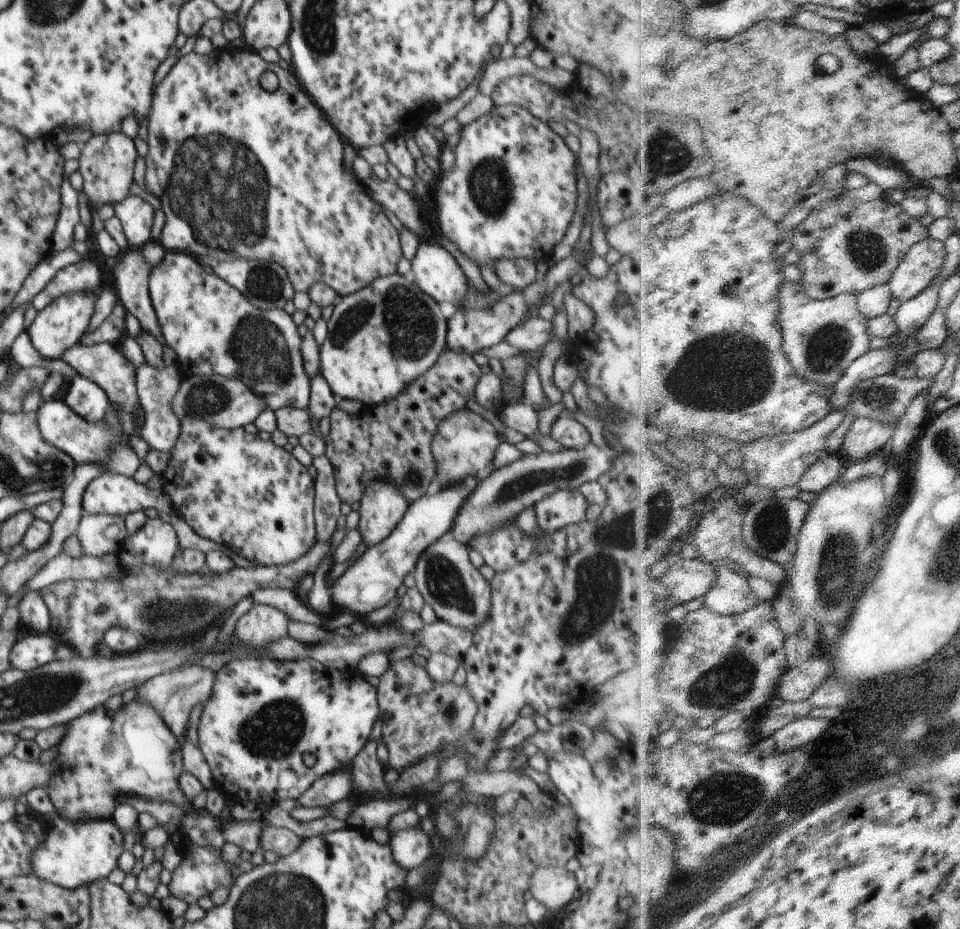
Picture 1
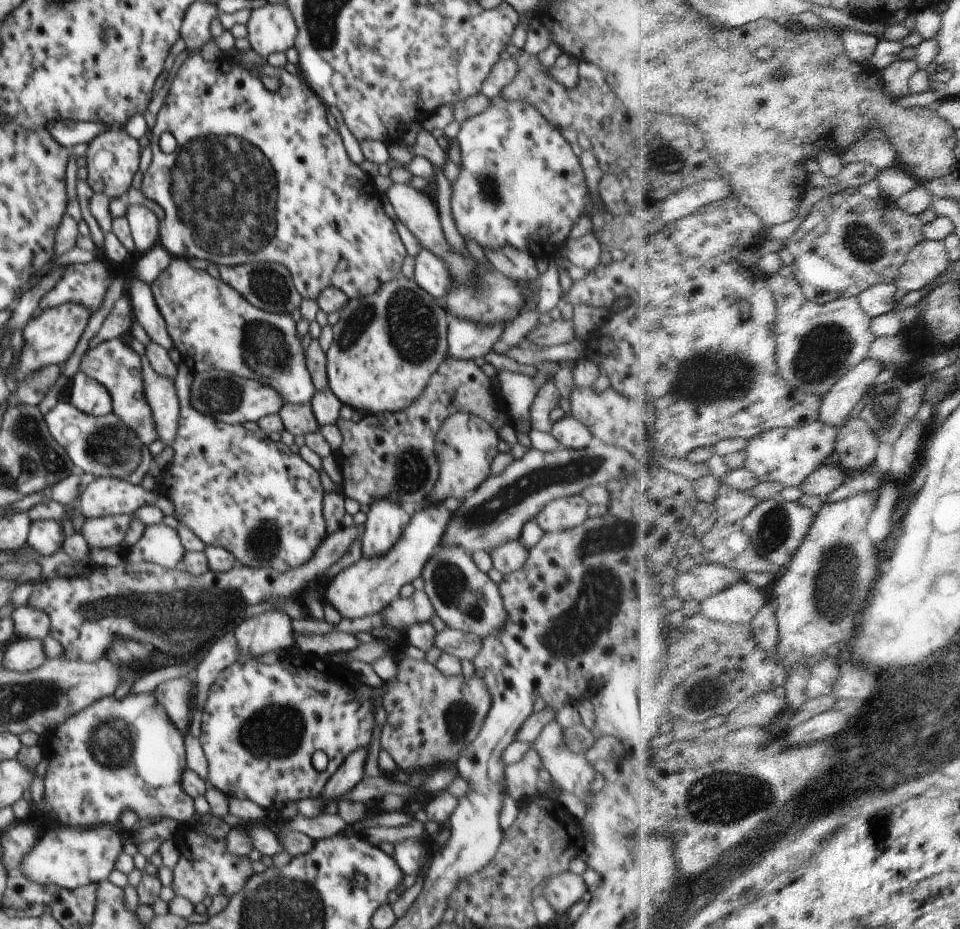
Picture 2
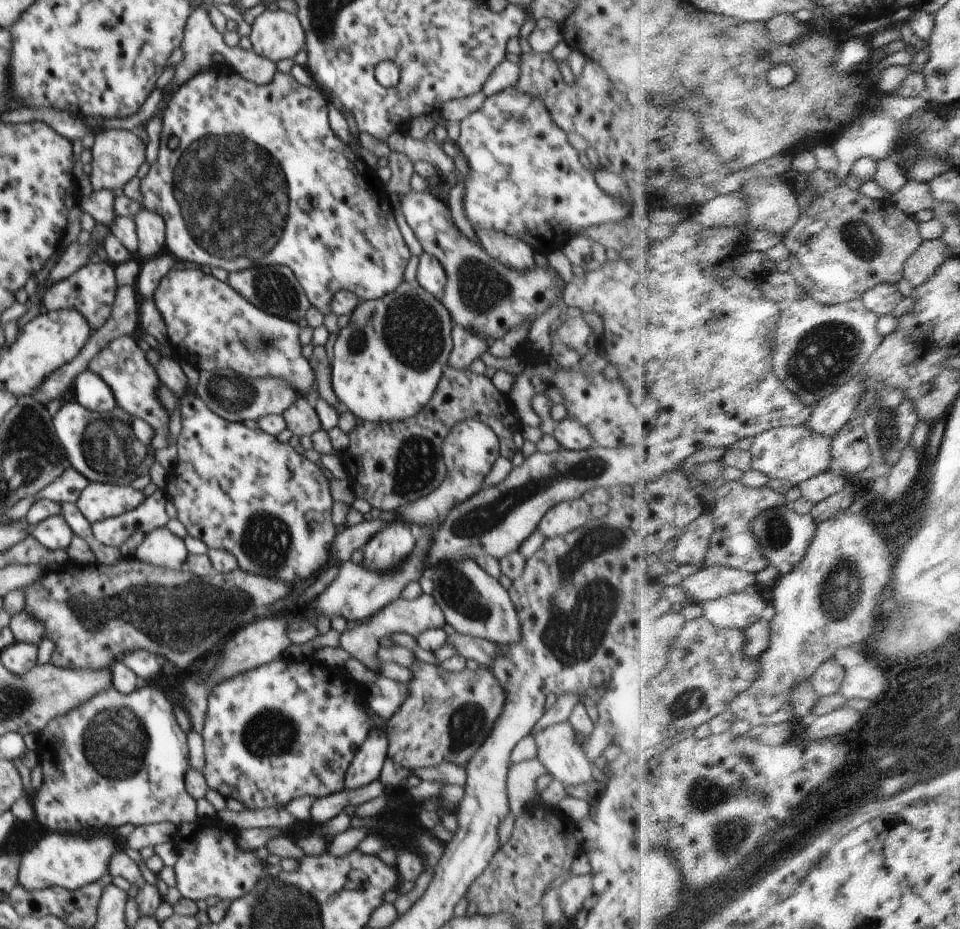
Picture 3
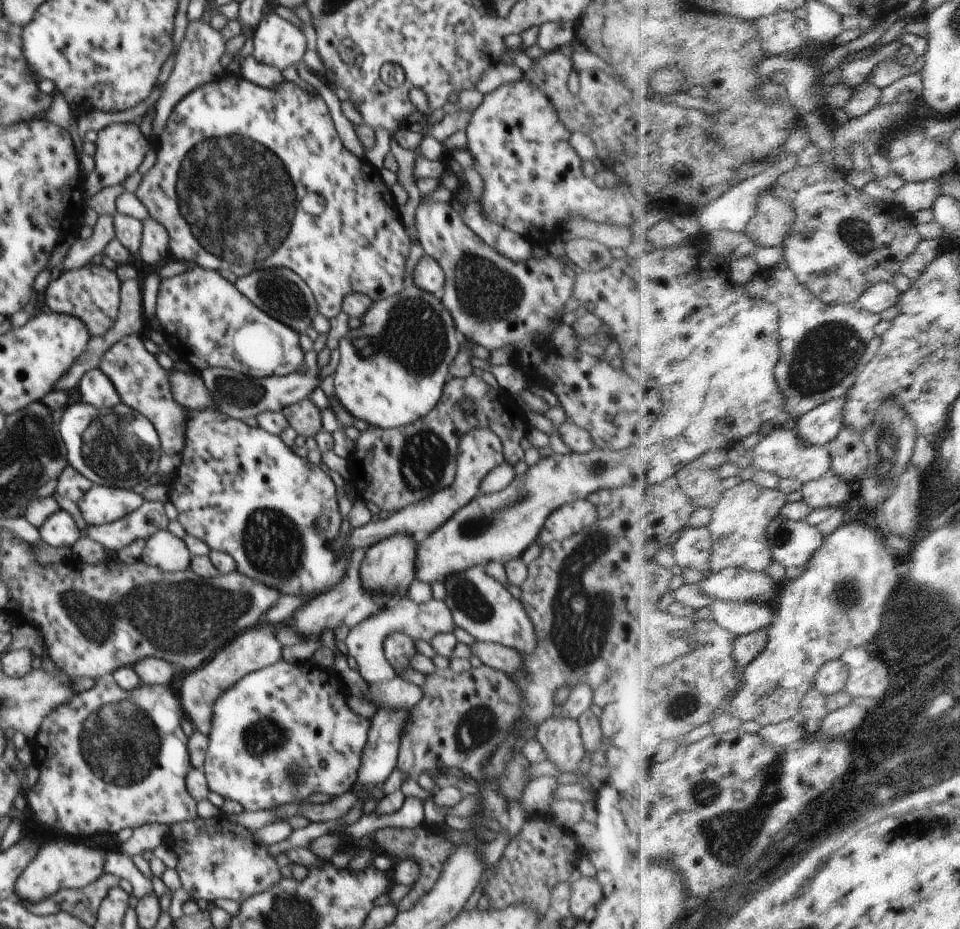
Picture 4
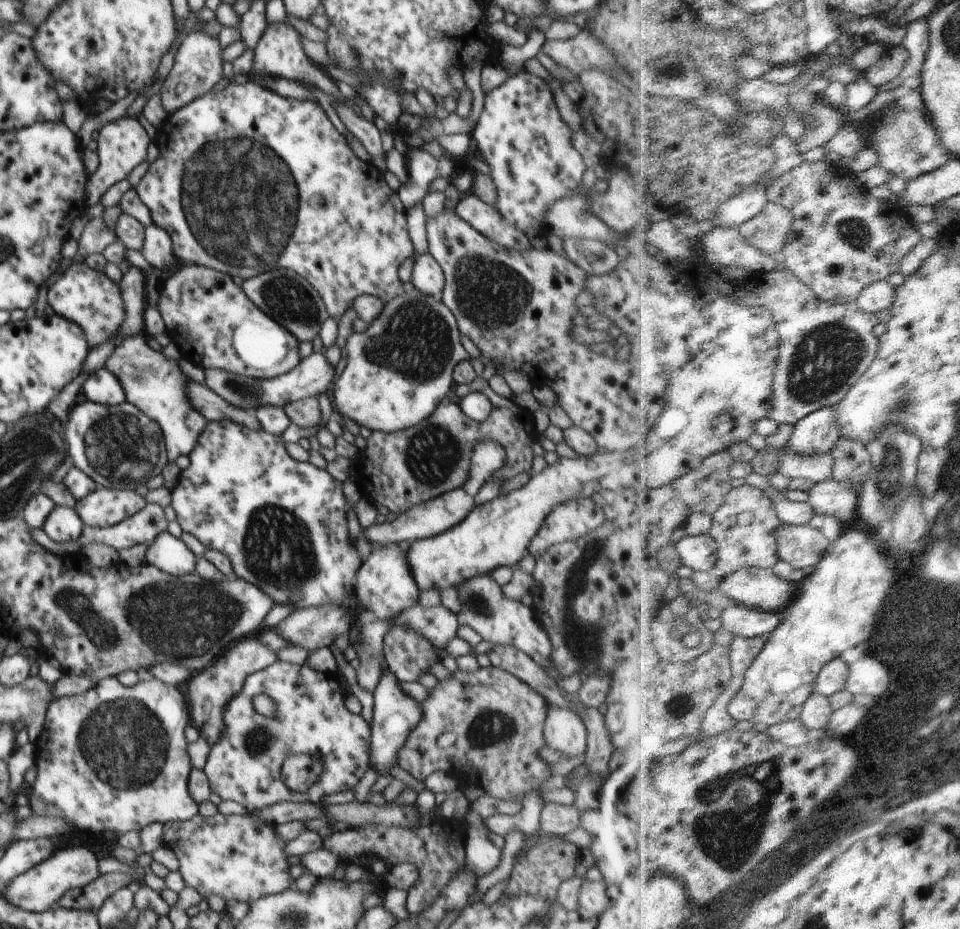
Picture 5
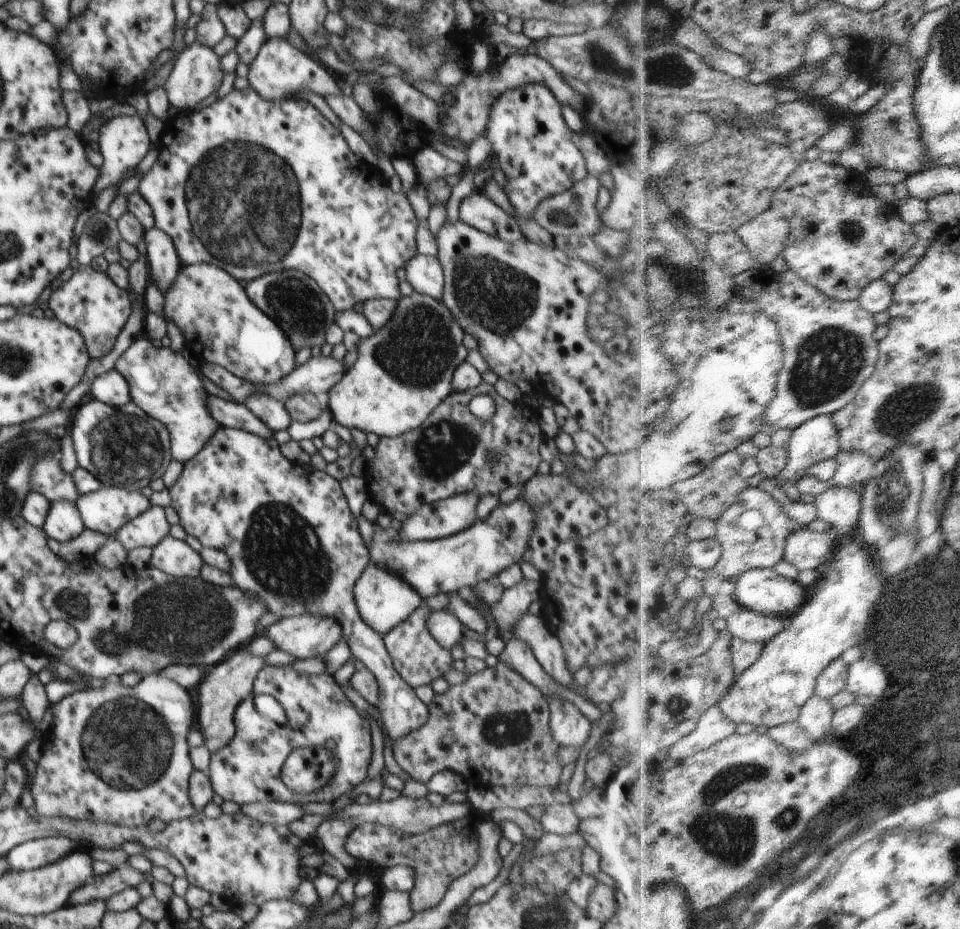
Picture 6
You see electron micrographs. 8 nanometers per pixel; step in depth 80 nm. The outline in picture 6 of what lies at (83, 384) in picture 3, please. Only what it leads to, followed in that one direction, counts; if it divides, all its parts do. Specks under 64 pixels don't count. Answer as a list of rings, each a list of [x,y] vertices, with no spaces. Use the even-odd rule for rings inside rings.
[[[110,370],[94,379],[90,392],[96,401],[114,407],[131,402],[128,382],[116,370]]]

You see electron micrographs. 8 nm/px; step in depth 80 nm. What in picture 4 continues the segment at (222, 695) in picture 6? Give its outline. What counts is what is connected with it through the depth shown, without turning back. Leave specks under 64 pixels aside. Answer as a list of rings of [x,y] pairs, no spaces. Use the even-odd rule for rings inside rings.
[[[263,622],[255,628],[238,634],[212,660],[203,663],[196,671],[187,672],[182,679],[178,698],[193,728],[208,737],[210,726],[212,726],[212,706],[218,700],[220,692],[224,692],[226,688],[232,688],[240,678],[244,678],[249,673],[281,660],[282,648],[278,636],[274,636],[274,627]]]

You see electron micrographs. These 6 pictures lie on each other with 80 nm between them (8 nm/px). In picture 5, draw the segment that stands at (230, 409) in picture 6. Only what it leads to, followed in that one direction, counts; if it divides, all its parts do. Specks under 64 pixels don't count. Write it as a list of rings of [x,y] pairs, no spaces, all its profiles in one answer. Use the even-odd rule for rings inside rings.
[[[188,380],[186,384],[186,396],[196,412],[200,412],[208,421],[230,420],[236,424],[242,424],[251,430],[261,430],[260,422],[256,417],[256,411],[246,412],[240,410],[226,400],[217,396],[206,384],[202,385],[194,380]]]

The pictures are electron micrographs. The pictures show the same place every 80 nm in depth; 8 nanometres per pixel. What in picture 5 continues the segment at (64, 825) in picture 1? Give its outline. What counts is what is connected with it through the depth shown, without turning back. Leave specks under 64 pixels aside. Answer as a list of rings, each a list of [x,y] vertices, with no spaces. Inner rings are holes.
[[[67,846],[55,849],[46,860],[36,864],[27,872],[16,876],[8,890],[4,890],[4,899],[26,912],[45,912],[56,907],[60,896],[68,890],[74,890],[90,884],[100,876],[98,856],[84,846]]]

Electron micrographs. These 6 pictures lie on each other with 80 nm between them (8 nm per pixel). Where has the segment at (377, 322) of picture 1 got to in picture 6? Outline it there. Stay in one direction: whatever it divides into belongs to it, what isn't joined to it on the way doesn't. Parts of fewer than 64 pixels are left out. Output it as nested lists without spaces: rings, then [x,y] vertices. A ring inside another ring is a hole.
[[[415,291],[410,296],[399,297],[396,302],[392,320],[375,330],[372,336],[360,337],[356,362],[329,391],[328,408],[333,421],[346,429],[356,428],[366,434],[372,432],[378,437],[396,437],[416,430],[453,390],[454,372],[469,354],[463,344],[460,324],[442,302]]]

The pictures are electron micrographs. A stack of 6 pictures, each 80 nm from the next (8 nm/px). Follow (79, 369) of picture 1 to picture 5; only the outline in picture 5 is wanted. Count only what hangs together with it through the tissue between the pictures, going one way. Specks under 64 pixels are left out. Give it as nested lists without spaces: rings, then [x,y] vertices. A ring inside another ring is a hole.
[[[143,334],[127,337],[105,363],[105,368],[114,374],[124,390],[126,402],[142,411],[151,420],[157,422],[166,442],[167,458],[170,463],[184,463],[188,454],[194,450],[194,444],[208,420],[196,412],[186,396],[186,384],[189,378],[178,367],[177,360],[168,360],[162,352],[152,350]]]

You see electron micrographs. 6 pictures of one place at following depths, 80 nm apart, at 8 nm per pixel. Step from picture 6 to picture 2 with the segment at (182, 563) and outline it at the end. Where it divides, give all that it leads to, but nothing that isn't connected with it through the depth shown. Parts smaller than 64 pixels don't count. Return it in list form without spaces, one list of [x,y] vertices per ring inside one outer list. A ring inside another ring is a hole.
[[[158,522],[145,526],[142,537],[125,550],[123,557],[128,564],[150,562],[163,568],[177,569],[185,552],[176,529]]]

